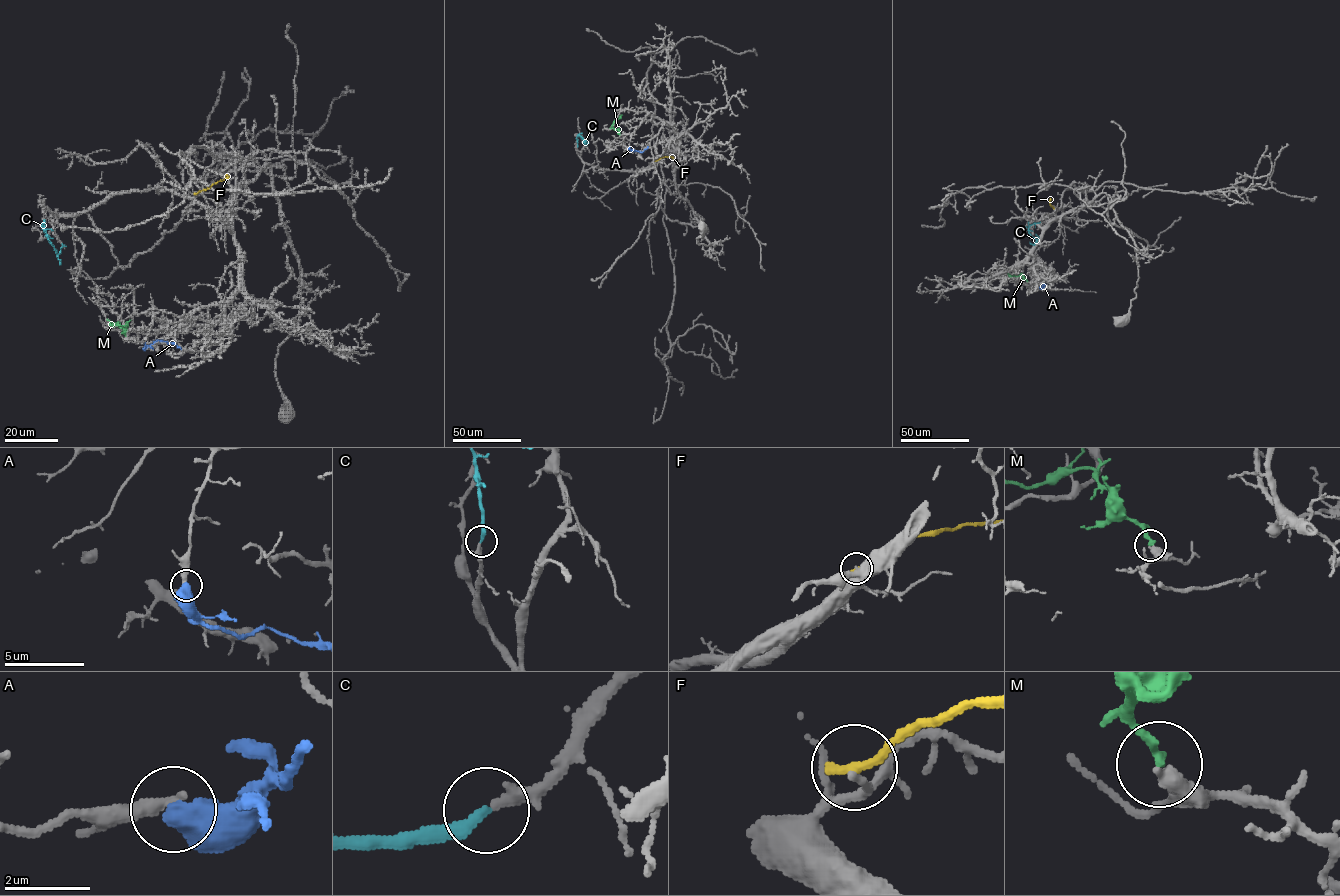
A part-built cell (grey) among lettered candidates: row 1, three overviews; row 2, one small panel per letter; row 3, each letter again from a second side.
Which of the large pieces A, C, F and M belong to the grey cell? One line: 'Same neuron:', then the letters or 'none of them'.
Same neuron: C

